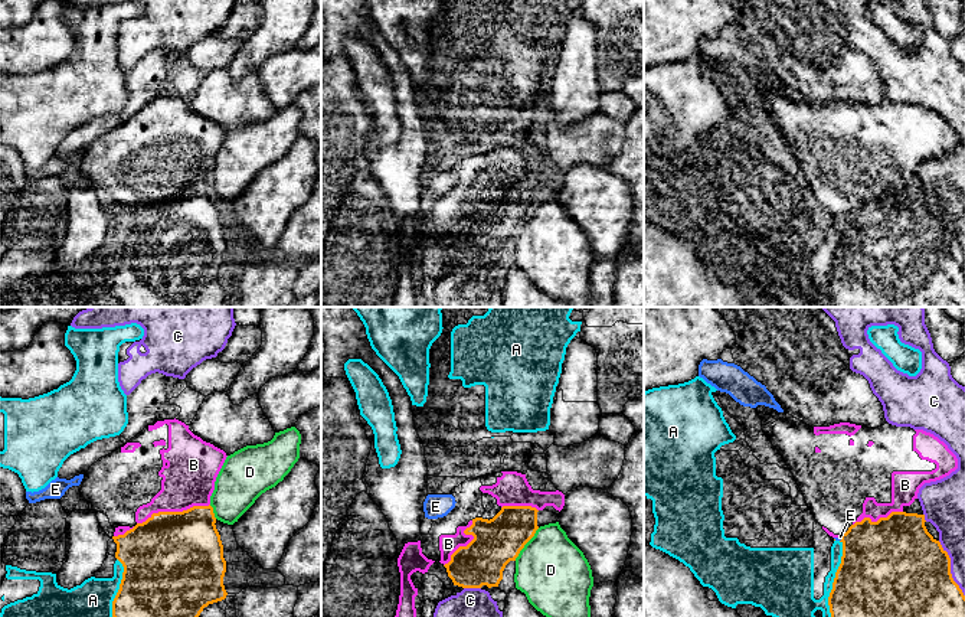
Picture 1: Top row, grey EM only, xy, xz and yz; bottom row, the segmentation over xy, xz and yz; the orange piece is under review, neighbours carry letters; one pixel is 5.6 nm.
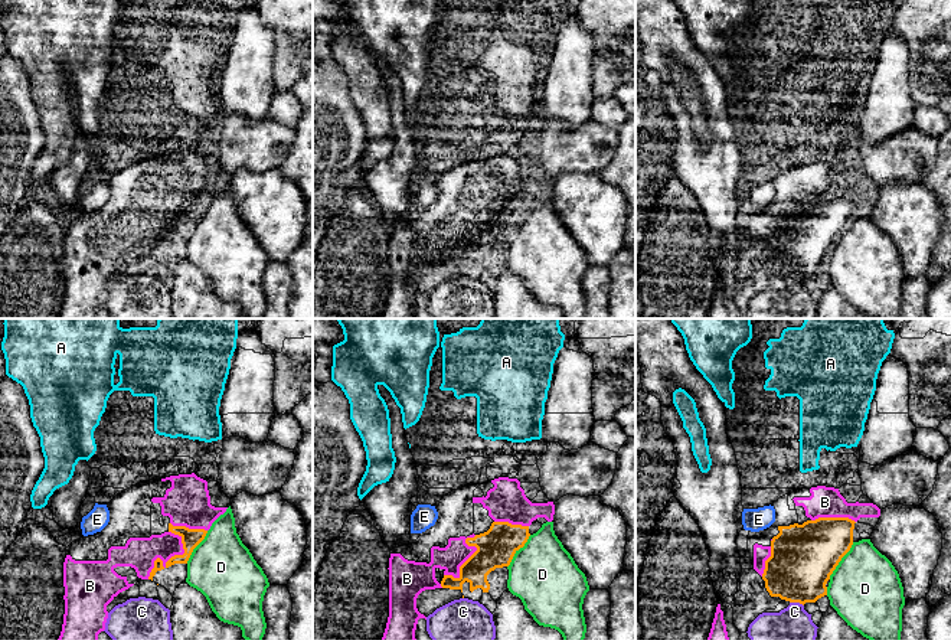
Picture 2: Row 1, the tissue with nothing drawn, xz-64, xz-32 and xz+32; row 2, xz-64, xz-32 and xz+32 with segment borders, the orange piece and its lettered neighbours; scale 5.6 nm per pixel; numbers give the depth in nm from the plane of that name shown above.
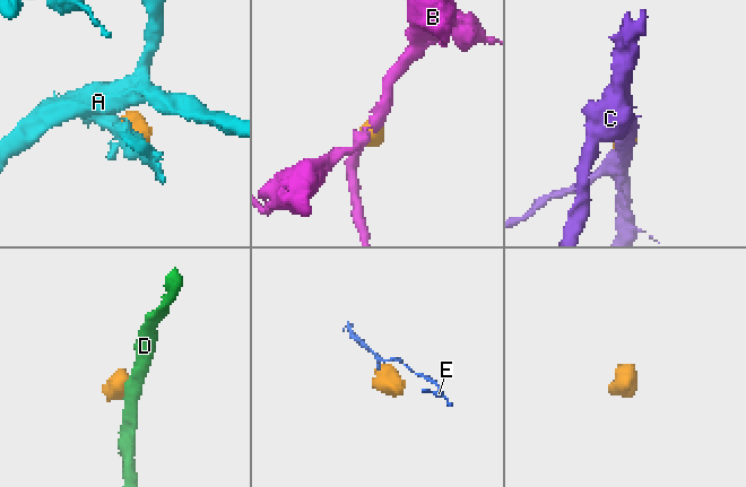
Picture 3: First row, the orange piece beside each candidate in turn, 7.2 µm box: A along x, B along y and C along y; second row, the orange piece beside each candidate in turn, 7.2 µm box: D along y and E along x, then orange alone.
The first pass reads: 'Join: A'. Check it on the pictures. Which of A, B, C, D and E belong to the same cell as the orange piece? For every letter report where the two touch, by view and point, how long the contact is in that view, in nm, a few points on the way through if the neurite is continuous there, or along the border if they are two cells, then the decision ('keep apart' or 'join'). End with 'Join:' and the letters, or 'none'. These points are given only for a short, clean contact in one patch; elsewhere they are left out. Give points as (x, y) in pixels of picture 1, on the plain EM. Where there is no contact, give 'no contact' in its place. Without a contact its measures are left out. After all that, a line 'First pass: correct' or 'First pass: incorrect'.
A: yz (833, 263) | 500 nm | keep apart
B: xy (173, 189) | 420 nm | keep apart
C: xz (473, 264) | 100 nm | keep apart
D: xz (526, 219) | 240 nm | keep apart
E: yz (841, 216) | 30 nm | along yz (841, 214), (840, 218) | keep apart
Join: none
First pass: incorrect

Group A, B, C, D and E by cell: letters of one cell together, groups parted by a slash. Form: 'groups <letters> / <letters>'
groups A / B / C / D / E

